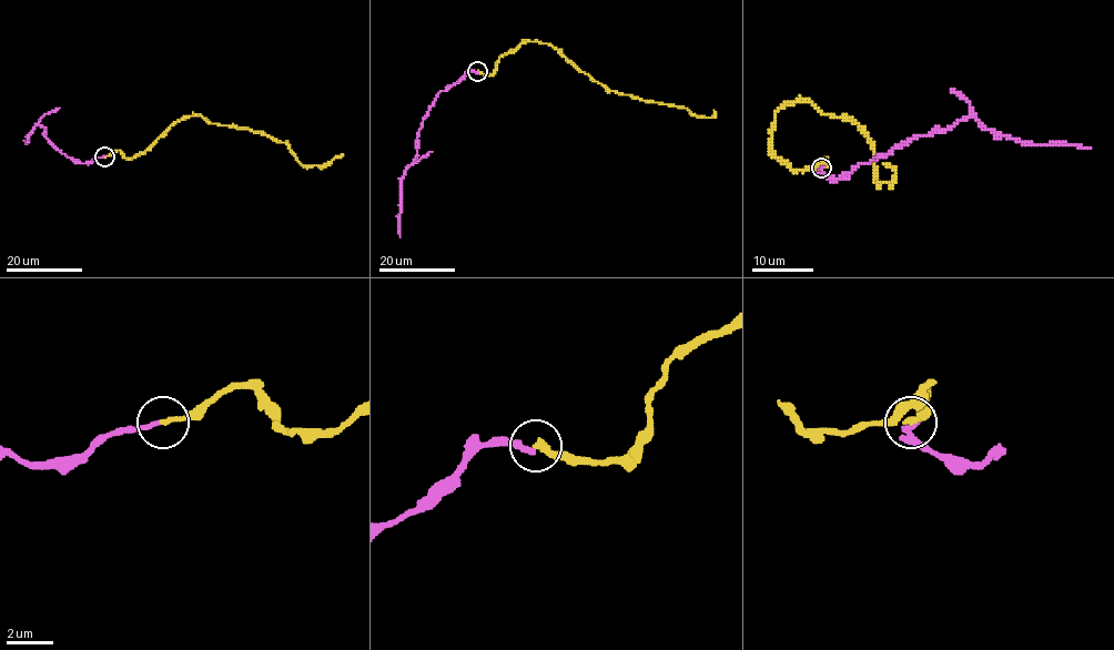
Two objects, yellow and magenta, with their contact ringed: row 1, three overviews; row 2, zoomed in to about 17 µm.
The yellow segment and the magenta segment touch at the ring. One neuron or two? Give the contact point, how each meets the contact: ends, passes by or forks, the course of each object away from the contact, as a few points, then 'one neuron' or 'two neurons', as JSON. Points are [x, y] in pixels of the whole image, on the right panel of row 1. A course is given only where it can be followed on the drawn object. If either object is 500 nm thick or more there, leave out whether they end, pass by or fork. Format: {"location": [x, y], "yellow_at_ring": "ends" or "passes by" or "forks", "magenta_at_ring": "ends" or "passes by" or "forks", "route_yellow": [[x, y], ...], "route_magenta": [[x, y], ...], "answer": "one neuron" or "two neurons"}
{"location": [821, 168], "yellow_at_ring": "ends", "magenta_at_ring": "ends", "route_yellow": [[820, 168], [773, 153], [781, 107], [809, 101], [854, 121], [878, 184], [893, 181], [883, 164]], "route_magenta": [[822, 168], [830, 178], [840, 178], [918, 136], [948, 130], [972, 117], [984, 129], [1040, 145], [1090, 148]], "answer": "two neurons"}

